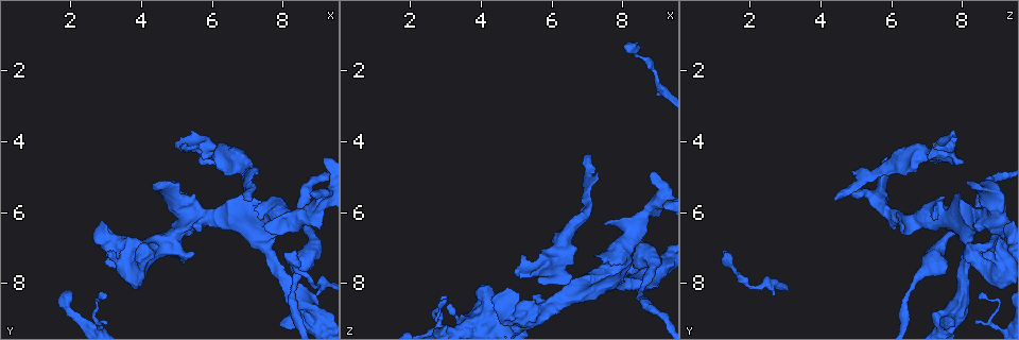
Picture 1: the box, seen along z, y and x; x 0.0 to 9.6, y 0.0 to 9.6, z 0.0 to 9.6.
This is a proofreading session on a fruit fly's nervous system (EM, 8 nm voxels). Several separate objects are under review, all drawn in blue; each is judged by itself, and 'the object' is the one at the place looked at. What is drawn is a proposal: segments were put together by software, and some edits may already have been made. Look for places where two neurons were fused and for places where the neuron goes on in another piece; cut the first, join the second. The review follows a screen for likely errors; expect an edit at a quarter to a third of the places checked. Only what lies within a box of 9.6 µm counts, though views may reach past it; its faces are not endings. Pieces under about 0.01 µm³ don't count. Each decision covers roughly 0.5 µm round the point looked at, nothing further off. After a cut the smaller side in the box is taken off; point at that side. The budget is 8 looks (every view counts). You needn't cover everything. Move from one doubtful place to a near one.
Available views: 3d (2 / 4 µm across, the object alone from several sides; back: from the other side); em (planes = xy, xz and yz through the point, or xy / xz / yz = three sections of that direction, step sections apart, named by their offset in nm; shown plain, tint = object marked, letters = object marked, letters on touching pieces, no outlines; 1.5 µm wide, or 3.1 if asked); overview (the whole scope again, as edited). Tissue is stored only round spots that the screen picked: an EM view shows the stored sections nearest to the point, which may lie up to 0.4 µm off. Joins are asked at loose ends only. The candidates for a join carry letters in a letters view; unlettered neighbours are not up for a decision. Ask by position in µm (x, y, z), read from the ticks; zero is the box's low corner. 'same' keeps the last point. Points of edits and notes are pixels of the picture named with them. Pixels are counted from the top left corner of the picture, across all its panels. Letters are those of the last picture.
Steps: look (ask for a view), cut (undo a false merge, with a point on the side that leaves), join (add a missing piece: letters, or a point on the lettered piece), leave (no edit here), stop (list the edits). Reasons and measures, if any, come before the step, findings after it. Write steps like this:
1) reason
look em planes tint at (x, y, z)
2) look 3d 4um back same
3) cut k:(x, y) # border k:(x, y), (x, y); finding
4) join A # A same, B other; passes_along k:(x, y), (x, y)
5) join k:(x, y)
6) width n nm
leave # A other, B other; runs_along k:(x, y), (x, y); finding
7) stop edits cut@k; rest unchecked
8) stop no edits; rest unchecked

sudden change in width
look em yz step 8 tint at (6.95, 4.60, 5.95)

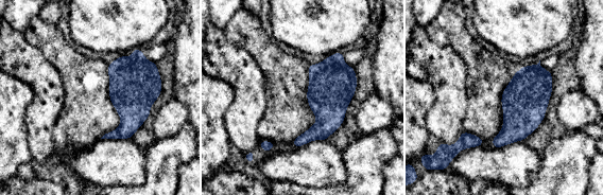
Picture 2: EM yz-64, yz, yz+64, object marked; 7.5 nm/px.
look em yz step 8 letters same

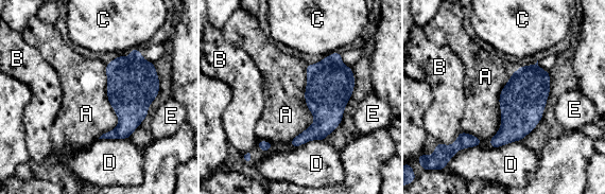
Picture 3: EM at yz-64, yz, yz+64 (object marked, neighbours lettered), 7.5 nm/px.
leave # A other, B other, C other, D other, E other; border 3:(105, 64), (118, 124), (98, 138); one neuron here

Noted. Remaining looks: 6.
narrows sharply
look 3d 4um at (7.80, 7.40, 8.10)

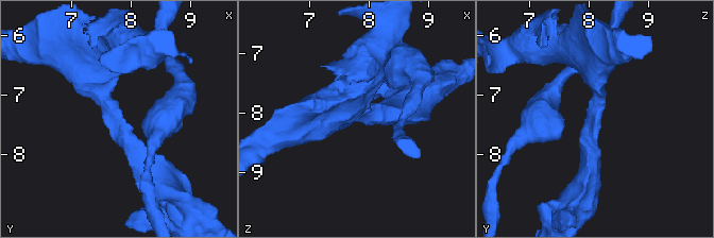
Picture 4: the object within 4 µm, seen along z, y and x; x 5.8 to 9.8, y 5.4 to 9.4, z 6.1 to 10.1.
arm_widths 340, 360 nm
look em planes letters at (7.70, 7.40, 8.05)

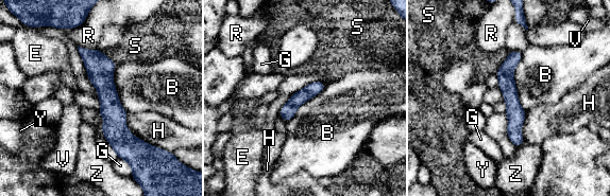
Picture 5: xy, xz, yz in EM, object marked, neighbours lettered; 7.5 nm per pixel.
width 100 nm
leave # B other, E other, G other, H other, R other, S other, V other, Y other, Z other; runs_along 5:(81, 50), (100, 69), (123, 155); continuous, no second neuron

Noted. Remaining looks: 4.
thick turns thin
look 3d 2um at (8.30, 7.60, 1.45)

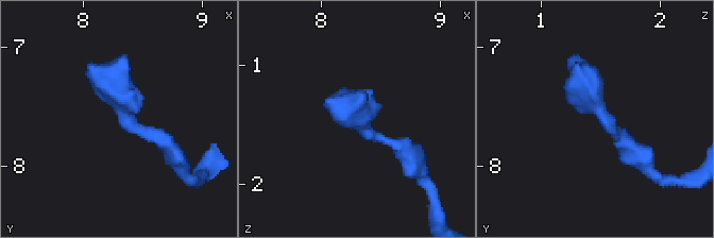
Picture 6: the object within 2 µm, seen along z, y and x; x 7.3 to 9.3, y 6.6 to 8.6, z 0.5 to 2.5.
now the EM
look em yz step 4 letters at (8.32, 7.56, 1.52)

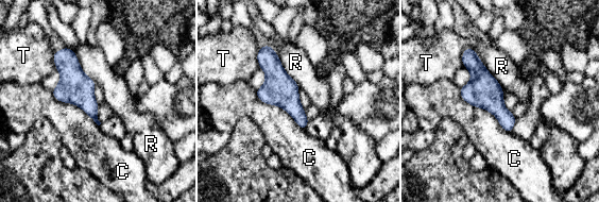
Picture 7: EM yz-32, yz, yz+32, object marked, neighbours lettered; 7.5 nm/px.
width 180 nm
leave # C other, R other, T other; border 7:(459, 88), (511, 133); continuous, no second neuron

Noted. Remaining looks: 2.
stop no edits; rest unchecked

